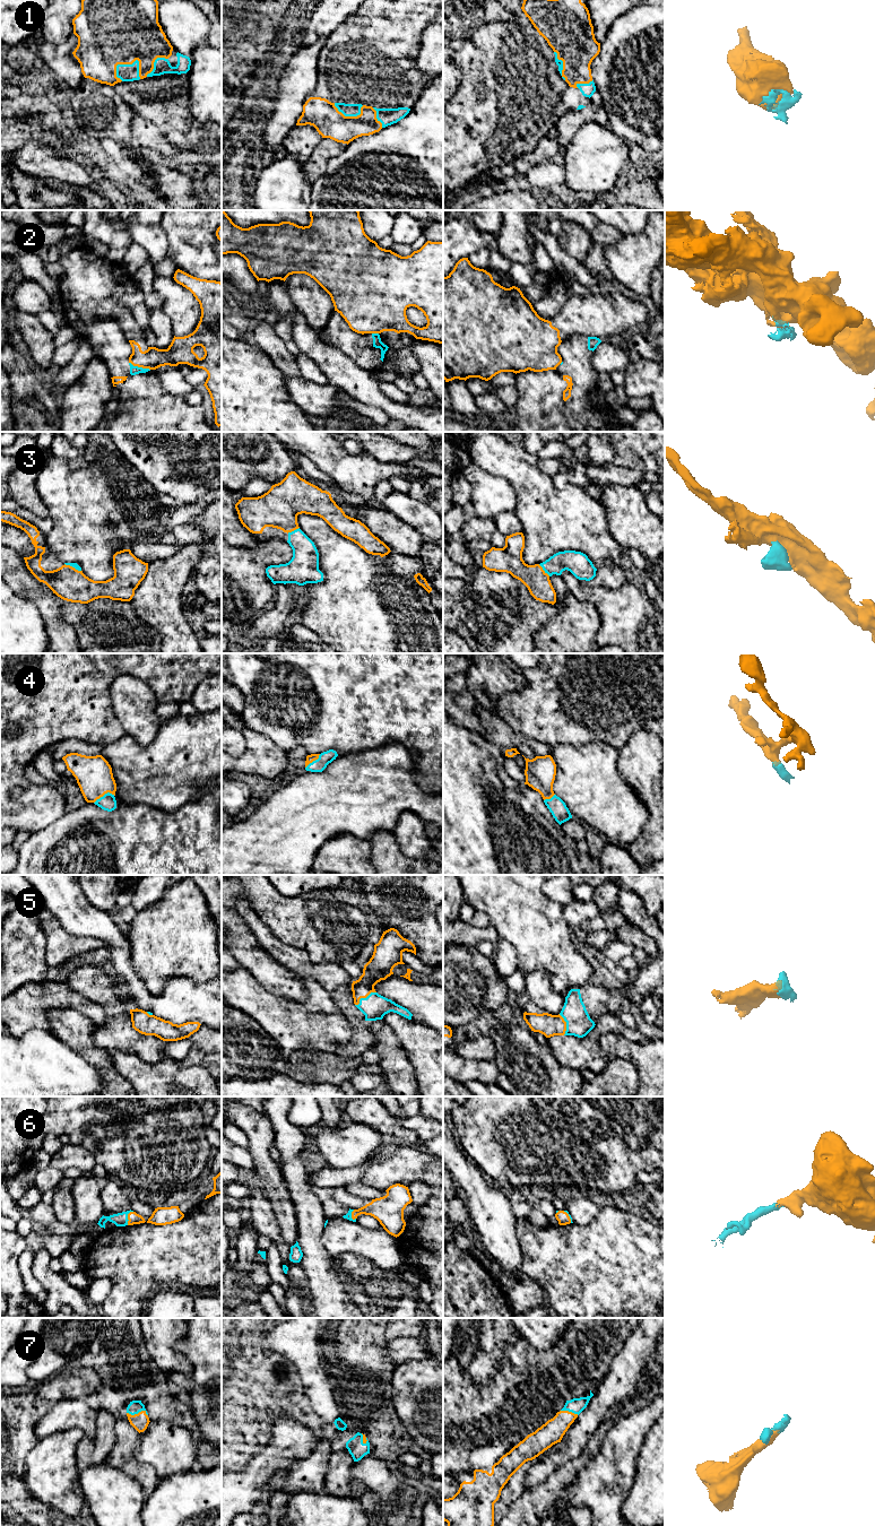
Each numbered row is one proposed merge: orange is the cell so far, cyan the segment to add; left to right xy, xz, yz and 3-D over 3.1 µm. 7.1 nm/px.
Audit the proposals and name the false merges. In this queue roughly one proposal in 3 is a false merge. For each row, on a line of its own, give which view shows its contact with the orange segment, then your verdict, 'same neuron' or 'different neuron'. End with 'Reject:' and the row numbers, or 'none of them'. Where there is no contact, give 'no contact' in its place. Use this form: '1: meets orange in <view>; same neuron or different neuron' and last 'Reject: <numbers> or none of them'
1: meets orange in xy; same neuron
2: meets orange in xy; different neuron
3: meets orange in yz; same neuron
4: meets orange in xy; same neuron
5: meets orange in xz; same neuron
6: meets orange in xy; same neuron
7: meets orange in xy; same neuron
Reject: 2

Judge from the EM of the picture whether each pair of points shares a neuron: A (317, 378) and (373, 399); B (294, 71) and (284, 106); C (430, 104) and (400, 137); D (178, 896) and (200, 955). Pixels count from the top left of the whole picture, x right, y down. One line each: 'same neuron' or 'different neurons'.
A: different neurons
B: same neuron
C: same neuron
D: same neuron

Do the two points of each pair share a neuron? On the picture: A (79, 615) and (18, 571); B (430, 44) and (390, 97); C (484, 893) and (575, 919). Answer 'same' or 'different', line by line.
A: different
B: different
C: different

